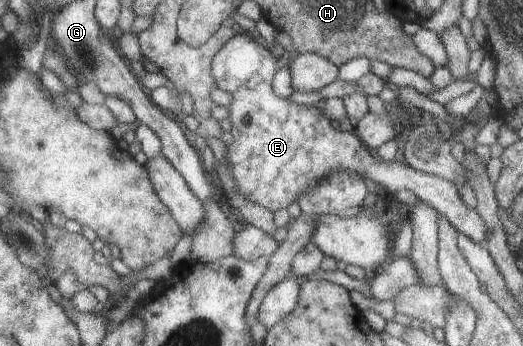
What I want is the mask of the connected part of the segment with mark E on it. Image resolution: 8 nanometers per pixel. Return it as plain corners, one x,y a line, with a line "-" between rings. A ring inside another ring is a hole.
236,33
213,58
213,75
217,80
217,87
226,90
233,96
228,108
230,109
229,120
233,124
231,132
234,135
234,140
227,145
228,162
237,182
237,186
232,188
232,191
238,191
239,195
275,213
277,210
288,208
292,203
297,202
300,194
305,193
305,190
313,187
333,170
350,171
359,174
362,179
372,180
387,199
402,188
410,190
417,199
444,216
458,233
465,234
475,243
485,241
487,228
484,221
474,209
467,207
461,201
453,182
414,170
405,164
376,160
376,157
372,158
368,154
367,147
357,135
330,128
328,118
316,105
301,105
278,96
273,91
273,80
277,73
276,70
278,70
276,68
278,64
270,51
266,45
262,45
262,41
259,39

